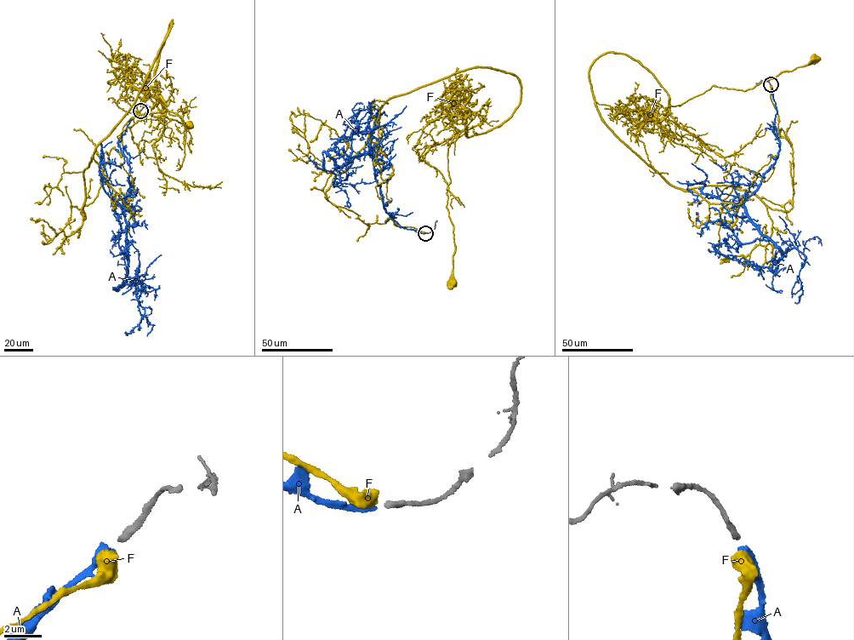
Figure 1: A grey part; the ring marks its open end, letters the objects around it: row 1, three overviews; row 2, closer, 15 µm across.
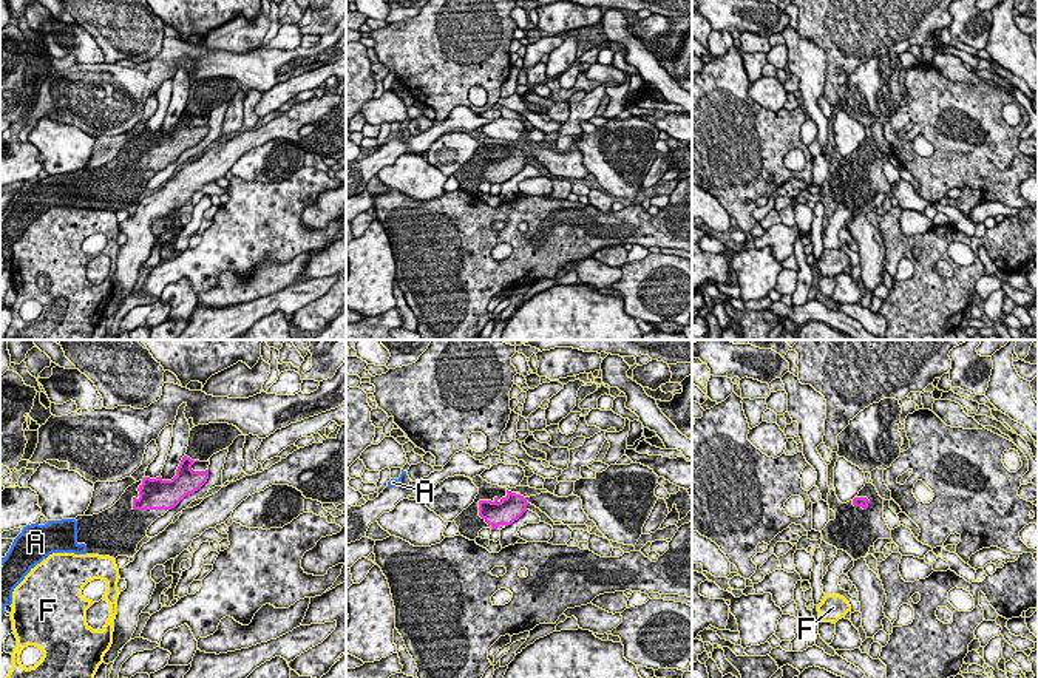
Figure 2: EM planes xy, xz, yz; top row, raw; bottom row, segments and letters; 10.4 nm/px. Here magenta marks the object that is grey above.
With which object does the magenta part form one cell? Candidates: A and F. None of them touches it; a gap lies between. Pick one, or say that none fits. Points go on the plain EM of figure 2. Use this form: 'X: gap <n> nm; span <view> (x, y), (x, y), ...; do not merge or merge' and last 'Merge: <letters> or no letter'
A: gap 600 nm; span xy (133, 162), (76, 175); merge
F: gap 550 nm; span xy (133, 162), (113, 212); do not merge
Merge: A

